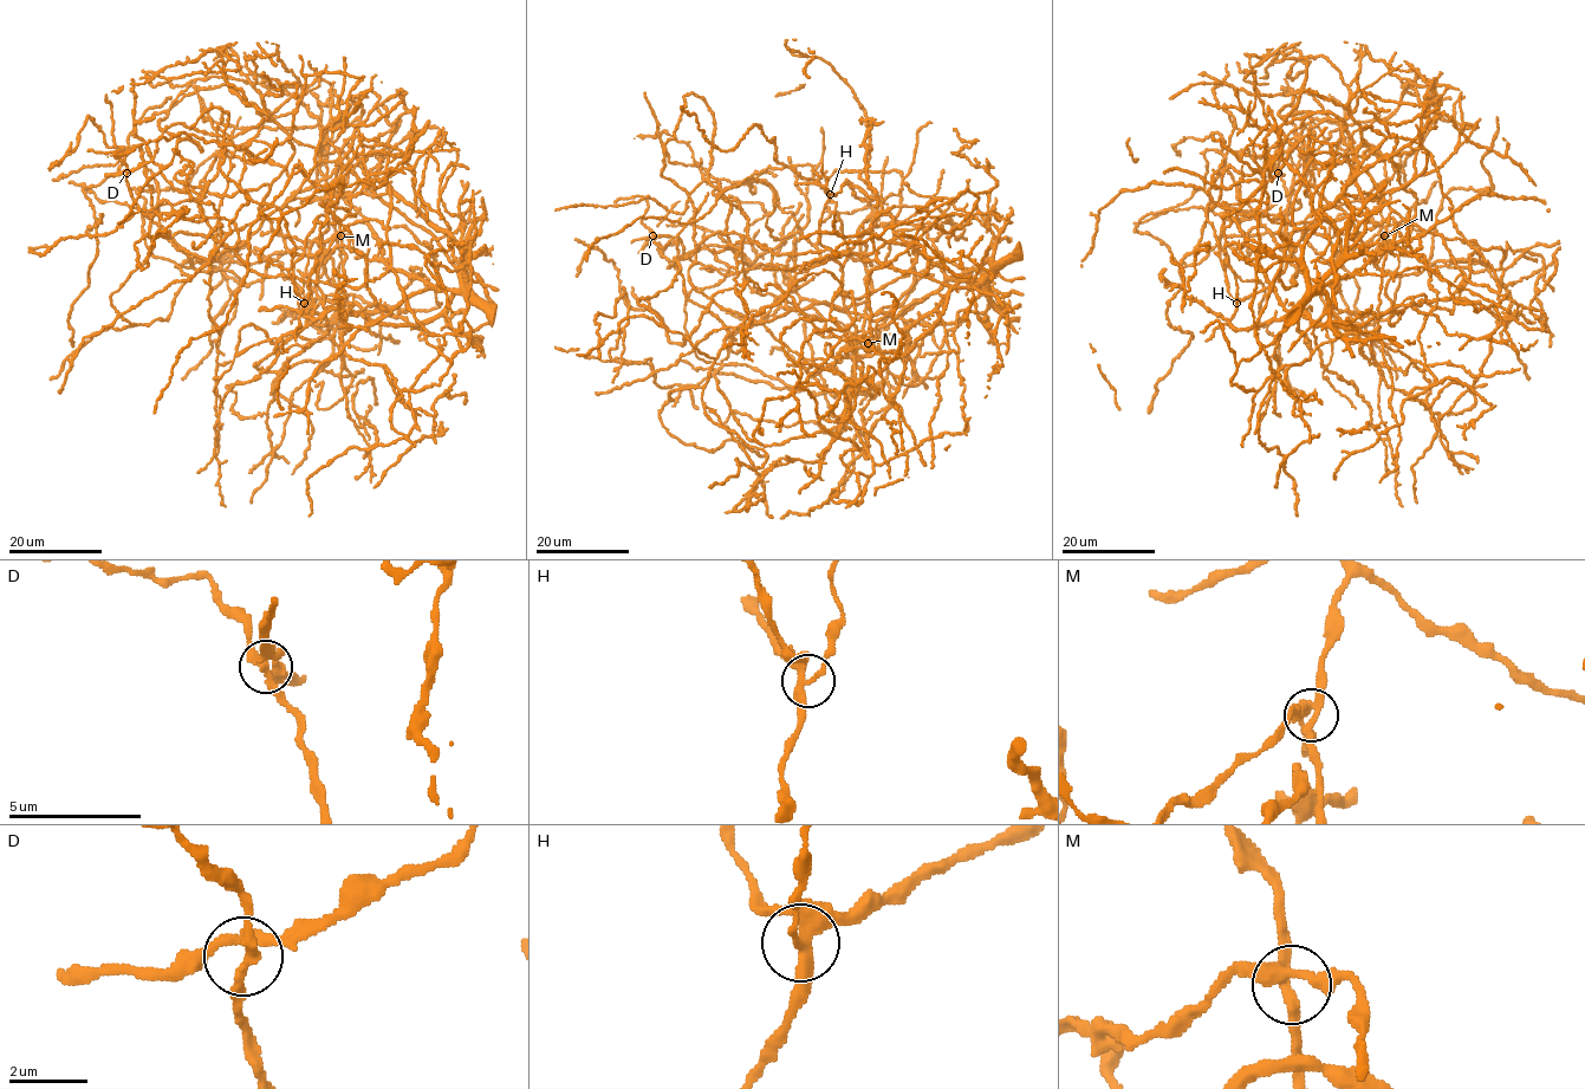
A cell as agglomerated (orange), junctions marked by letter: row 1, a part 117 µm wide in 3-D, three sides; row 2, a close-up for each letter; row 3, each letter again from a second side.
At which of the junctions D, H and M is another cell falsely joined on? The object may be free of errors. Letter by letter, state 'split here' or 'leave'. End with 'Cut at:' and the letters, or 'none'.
D: leave
H: split here
M: leave
Cut at: H

